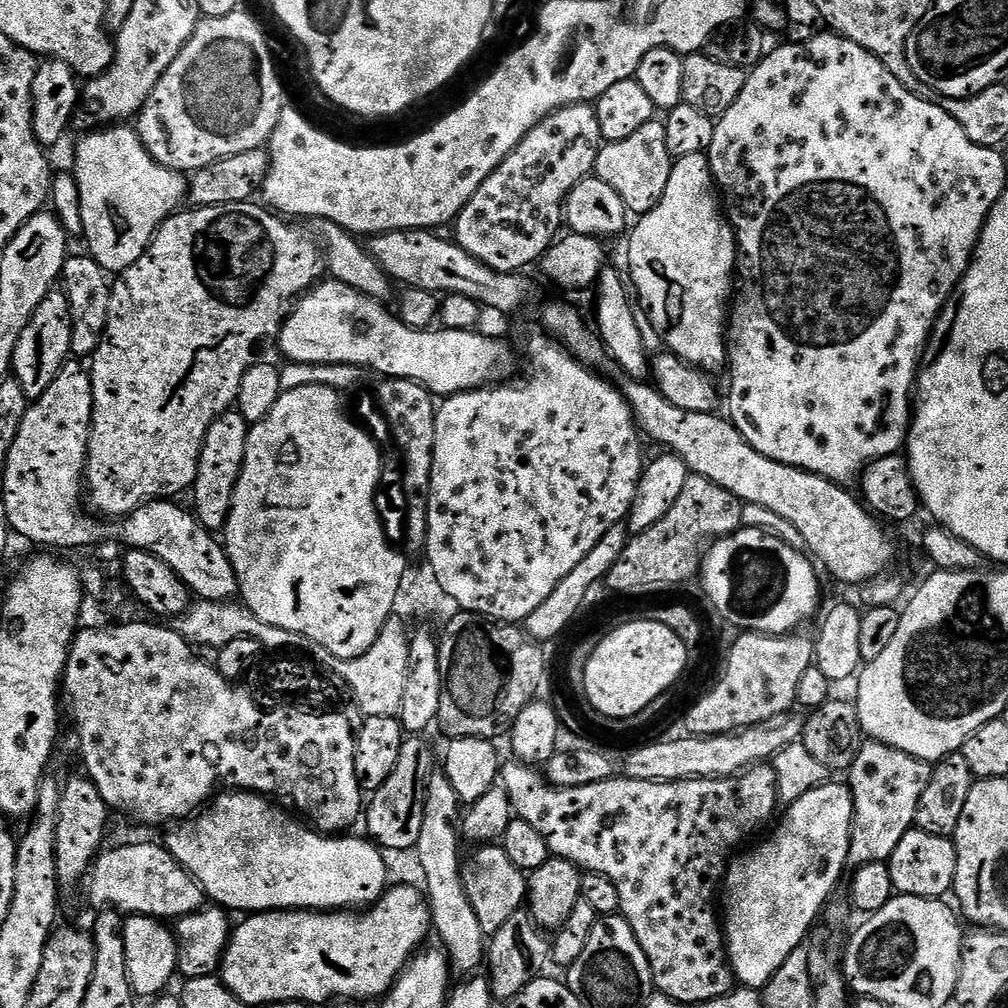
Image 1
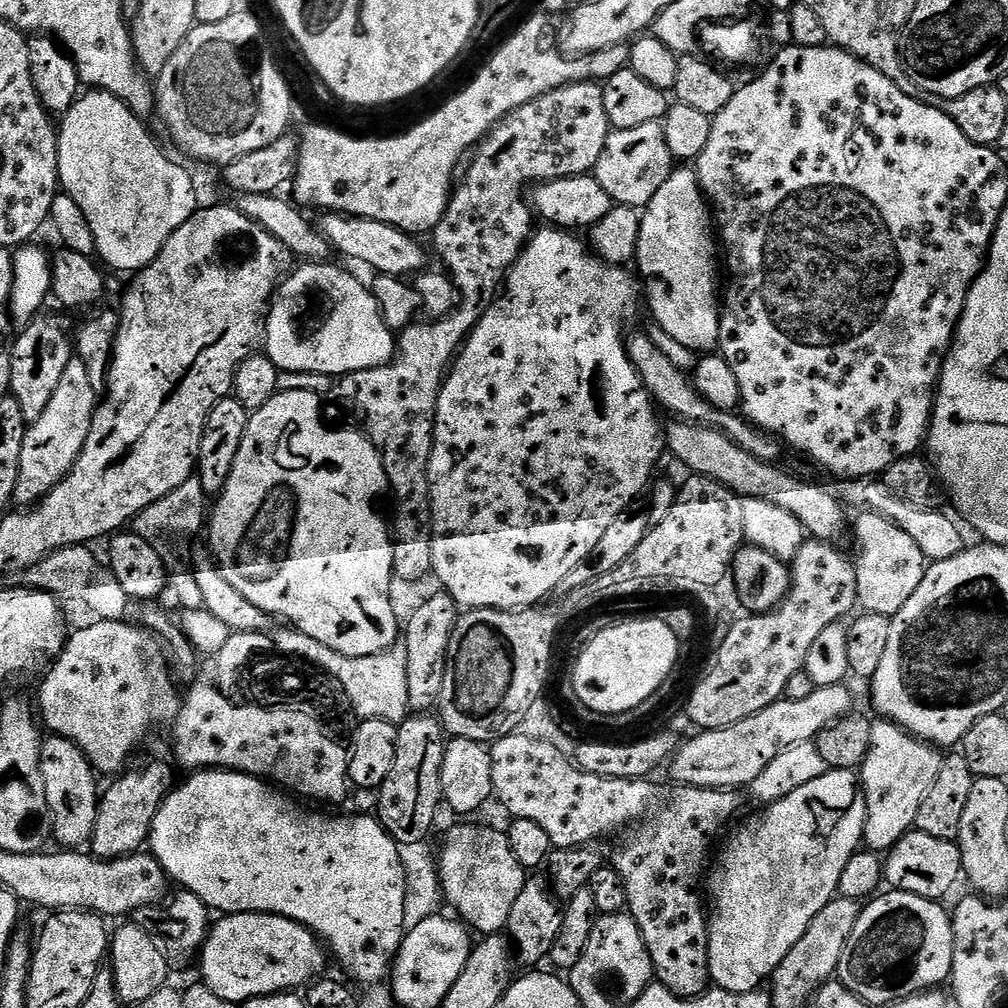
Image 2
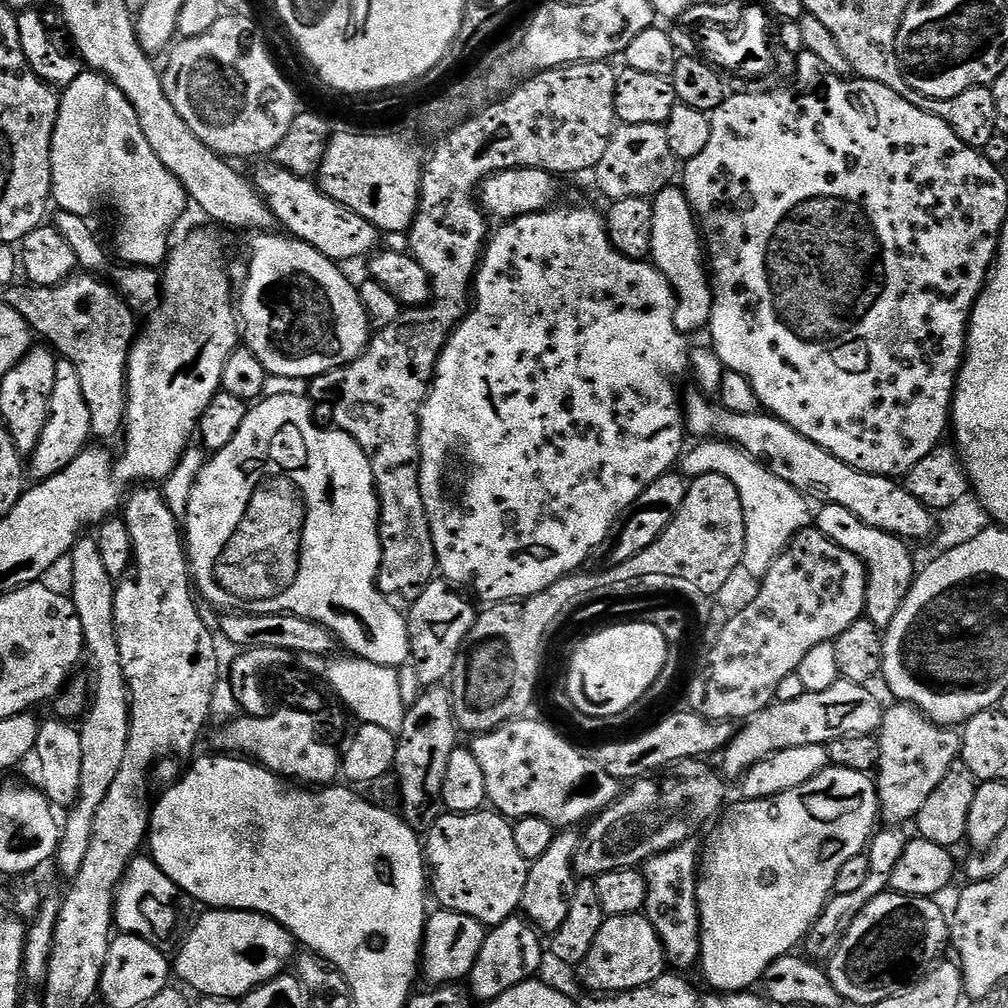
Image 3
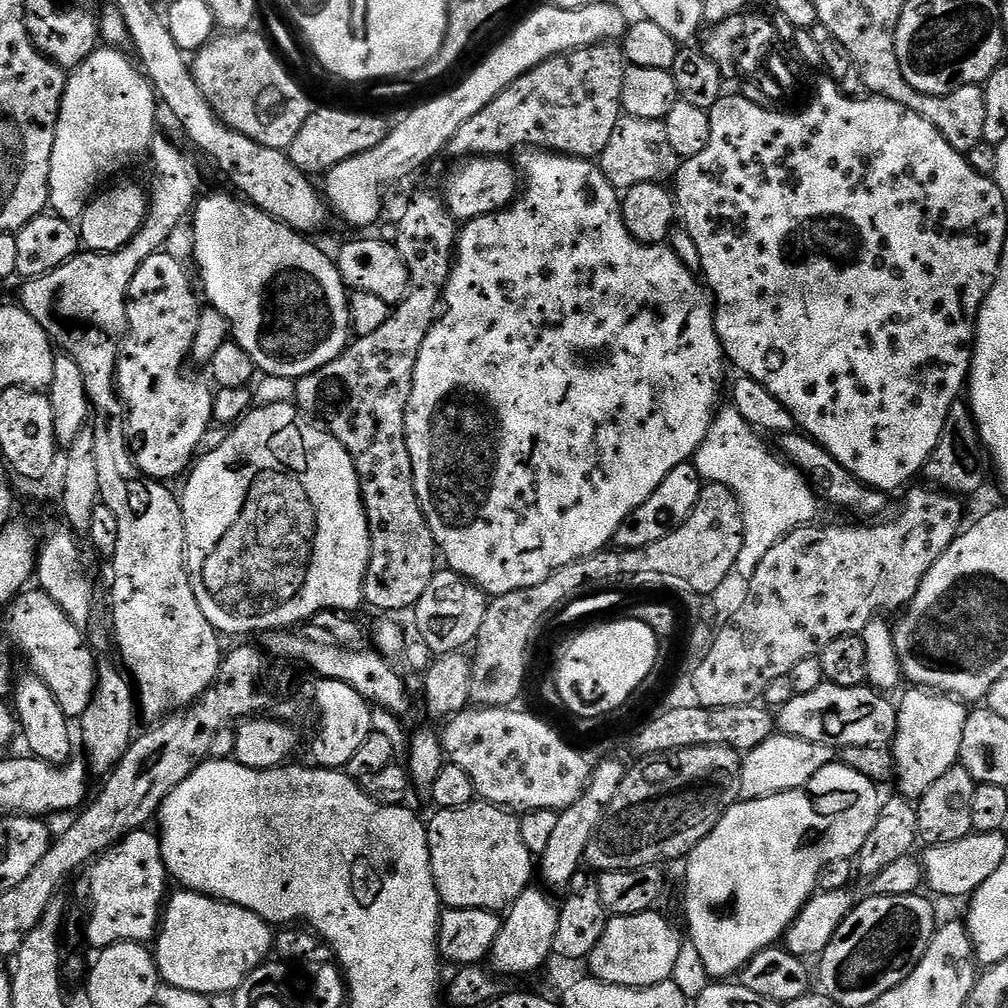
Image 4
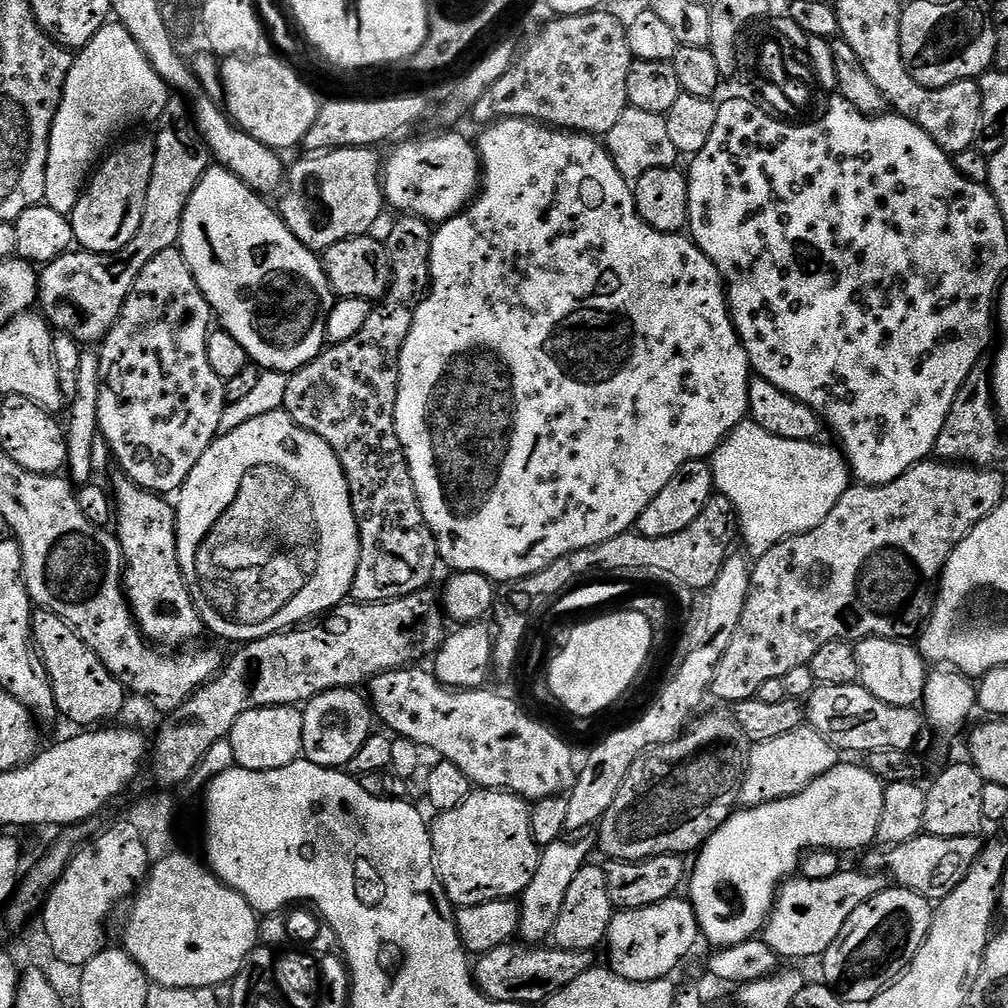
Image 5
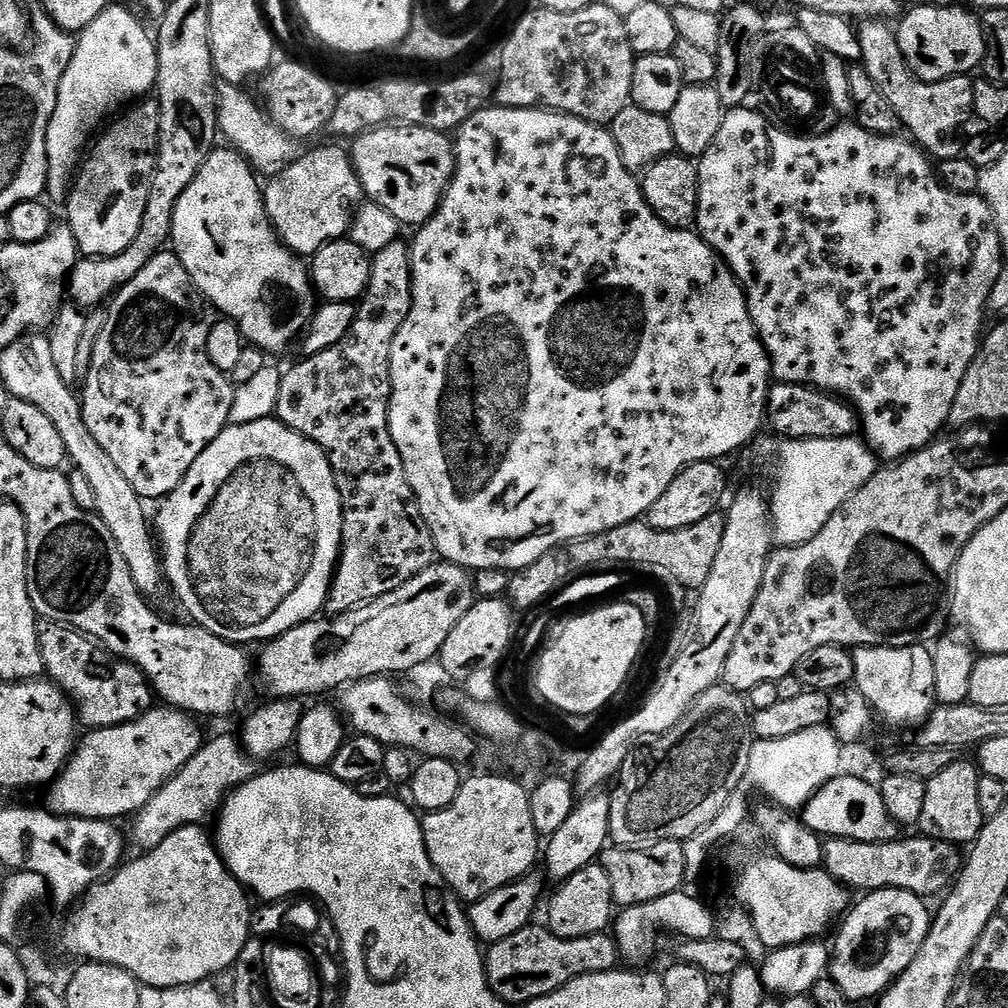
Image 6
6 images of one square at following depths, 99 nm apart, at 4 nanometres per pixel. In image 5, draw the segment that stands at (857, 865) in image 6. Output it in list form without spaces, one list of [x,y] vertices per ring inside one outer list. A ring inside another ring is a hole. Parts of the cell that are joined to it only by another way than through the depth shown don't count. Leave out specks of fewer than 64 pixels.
[[[921,834],[905,844],[891,845],[885,851],[888,852],[885,856],[880,852],[869,851],[863,867],[868,870],[880,870],[885,864],[888,867],[887,875],[899,887],[908,888],[929,902],[939,902],[948,897],[950,890],[954,890],[954,886],[958,886],[958,882],[962,882],[966,874],[970,874],[970,866],[974,866],[982,847],[980,839],[979,835],[966,838],[938,838]]]

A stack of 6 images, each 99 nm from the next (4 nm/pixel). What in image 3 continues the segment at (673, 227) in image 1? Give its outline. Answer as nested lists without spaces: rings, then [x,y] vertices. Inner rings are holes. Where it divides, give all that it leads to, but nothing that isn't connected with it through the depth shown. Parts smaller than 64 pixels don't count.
[[[669,186],[658,193],[652,200],[654,210],[654,234],[652,235],[651,263],[656,265],[658,271],[670,282],[676,291],[676,325],[678,330],[685,334],[693,334],[701,328],[707,329],[708,320],[712,317],[712,285],[710,272],[706,267],[706,252],[702,247],[702,233],[698,227],[696,214],[686,198],[683,187]]]

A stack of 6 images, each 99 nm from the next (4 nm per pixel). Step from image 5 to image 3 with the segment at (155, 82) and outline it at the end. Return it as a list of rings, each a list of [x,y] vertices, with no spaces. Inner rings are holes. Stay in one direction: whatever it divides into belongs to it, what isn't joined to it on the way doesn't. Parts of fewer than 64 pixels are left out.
[[[84,70],[72,85],[63,89],[60,113],[54,126],[50,166],[52,200],[59,211],[88,218],[96,204],[105,204],[110,211],[116,212],[116,252],[124,259],[121,261],[125,265],[159,269],[167,261],[172,227],[183,214],[184,207],[190,204],[188,191],[177,176],[162,166],[158,154],[154,154],[150,142],[146,142],[136,107],[128,101],[126,94],[122,94],[117,84],[98,72]]]

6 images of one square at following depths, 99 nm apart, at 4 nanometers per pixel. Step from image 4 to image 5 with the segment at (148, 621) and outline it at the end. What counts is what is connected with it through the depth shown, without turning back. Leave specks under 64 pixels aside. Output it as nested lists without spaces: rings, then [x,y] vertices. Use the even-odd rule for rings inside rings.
[[[180,98],[169,99],[164,113],[155,121],[156,153],[154,174],[150,174],[150,190],[146,210],[142,210],[142,226],[138,234],[117,252],[85,252],[69,250],[54,262],[43,265],[39,273],[38,308],[57,333],[70,336],[84,346],[96,346],[116,325],[122,306],[132,292],[138,274],[162,250],[177,247],[180,242],[182,218],[190,202],[190,194],[210,167],[210,153],[204,136],[196,128],[193,113]],[[116,474],[113,478],[110,492],[114,497],[114,535],[120,541],[124,555],[124,594],[132,607],[132,617],[145,640],[153,645],[167,646],[172,650],[191,645],[196,642],[191,640],[205,635],[206,629],[190,590],[184,585],[178,562],[175,507],[167,504],[163,495],[139,488],[123,474]]]

